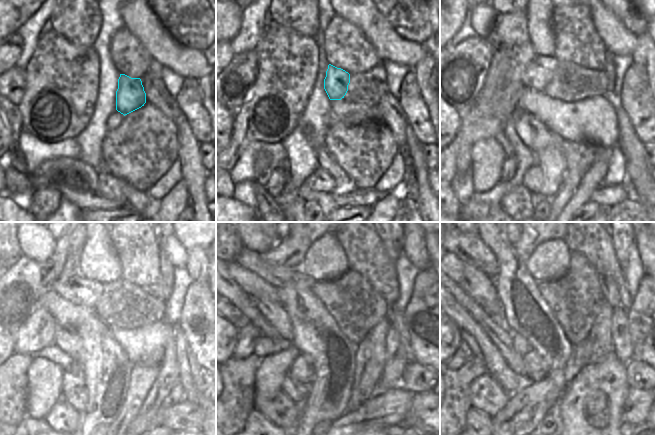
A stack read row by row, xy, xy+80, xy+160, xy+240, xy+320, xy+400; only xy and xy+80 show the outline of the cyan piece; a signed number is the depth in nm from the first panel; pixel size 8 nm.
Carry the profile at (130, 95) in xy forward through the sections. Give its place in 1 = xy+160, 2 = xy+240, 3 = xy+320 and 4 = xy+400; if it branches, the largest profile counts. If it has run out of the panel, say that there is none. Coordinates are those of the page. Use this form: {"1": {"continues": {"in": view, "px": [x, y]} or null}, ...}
{"1": {"continues": {"in": "xy+160", "px": [539, 72]}}, "2": {"continues": {"in": "xy+240", "px": [78, 290]}}, "3": {"continues": {"in": "xy+320", "px": [277, 276]}}, "4": {"continues": {"in": "xy+400", "px": [470, 249]}}}

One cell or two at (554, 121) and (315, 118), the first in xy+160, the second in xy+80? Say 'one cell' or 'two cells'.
two cells

